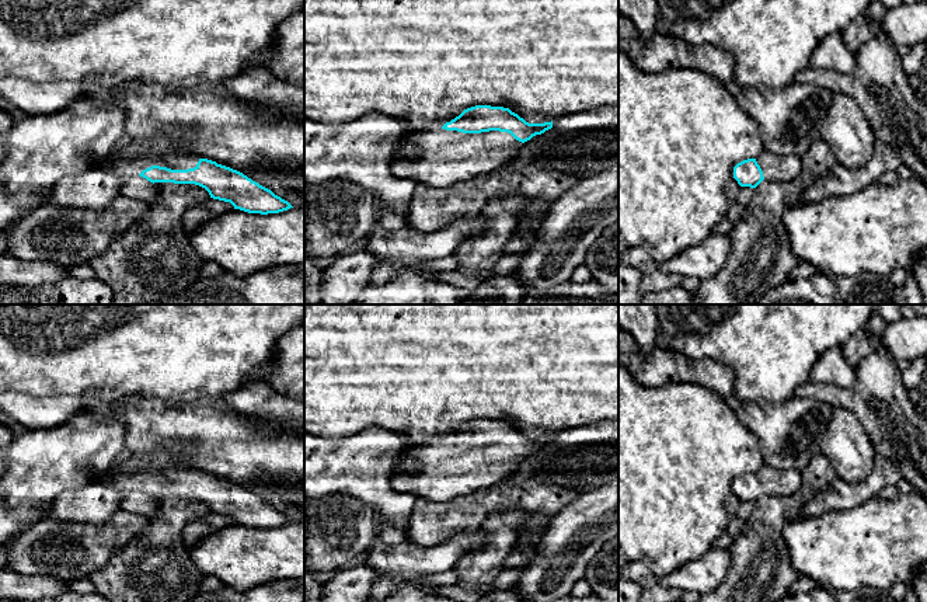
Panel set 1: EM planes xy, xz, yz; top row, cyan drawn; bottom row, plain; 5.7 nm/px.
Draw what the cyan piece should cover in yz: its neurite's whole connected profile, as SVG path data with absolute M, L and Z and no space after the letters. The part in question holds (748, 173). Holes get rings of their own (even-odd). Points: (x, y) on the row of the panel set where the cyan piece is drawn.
M763 150L757 159L747 159L733 167L733 178L740 187L756 188L763 180L788 182L802 173L797 154L778 156Z

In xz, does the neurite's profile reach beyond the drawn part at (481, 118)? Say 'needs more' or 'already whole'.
needs more

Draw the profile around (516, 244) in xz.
M540 198L533 199L532 205L529 206L530 216L525 220L520 220L516 232L506 241L501 255L523 254L530 244L522 237L520 232L522 230L526 233L534 232L540 225L539 218L547 210L548 210L548 205L543 199Z

